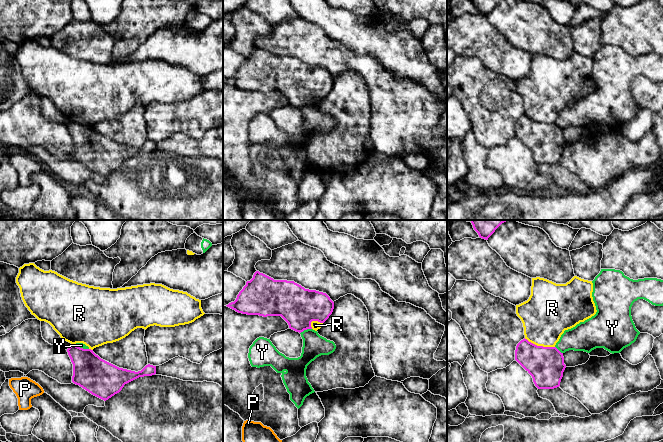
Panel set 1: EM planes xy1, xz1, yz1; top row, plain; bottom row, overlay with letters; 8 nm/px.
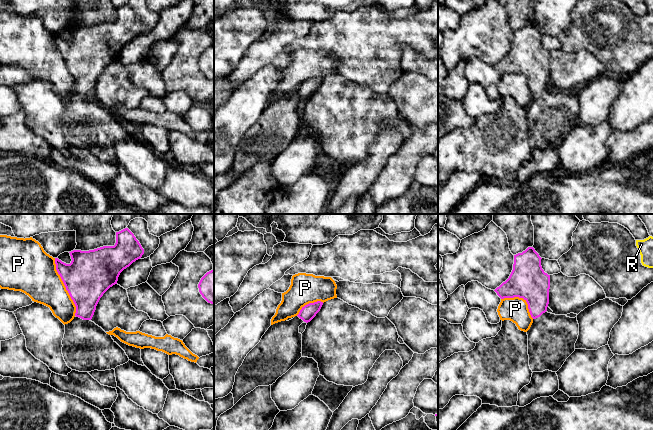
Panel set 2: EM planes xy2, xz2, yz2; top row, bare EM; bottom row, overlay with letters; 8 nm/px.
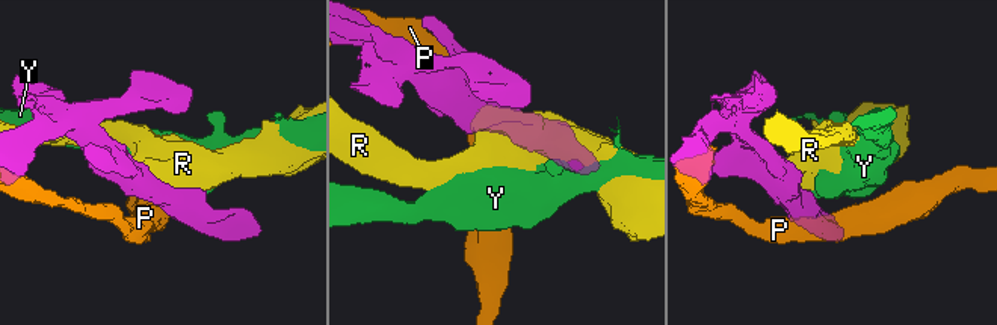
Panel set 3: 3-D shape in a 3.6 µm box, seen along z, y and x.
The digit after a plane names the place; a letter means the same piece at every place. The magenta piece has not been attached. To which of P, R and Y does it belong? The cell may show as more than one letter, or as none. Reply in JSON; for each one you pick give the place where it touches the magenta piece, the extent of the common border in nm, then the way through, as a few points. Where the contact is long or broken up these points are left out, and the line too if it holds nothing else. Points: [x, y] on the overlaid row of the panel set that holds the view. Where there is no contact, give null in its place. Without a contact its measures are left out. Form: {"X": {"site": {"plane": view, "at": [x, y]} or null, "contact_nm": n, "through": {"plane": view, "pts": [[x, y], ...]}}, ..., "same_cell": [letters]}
{"same_cell": []}

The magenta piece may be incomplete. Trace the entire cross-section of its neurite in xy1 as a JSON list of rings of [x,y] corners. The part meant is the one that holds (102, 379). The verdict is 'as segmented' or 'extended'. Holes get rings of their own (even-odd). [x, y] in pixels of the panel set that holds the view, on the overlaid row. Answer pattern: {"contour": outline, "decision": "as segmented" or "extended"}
{"contour": [[[75,344],[67,352],[73,364],[72,382],[104,401],[119,393],[125,384],[156,374],[156,366],[148,364],[138,372],[119,368],[101,359],[93,350]]], "decision": "as segmented"}

